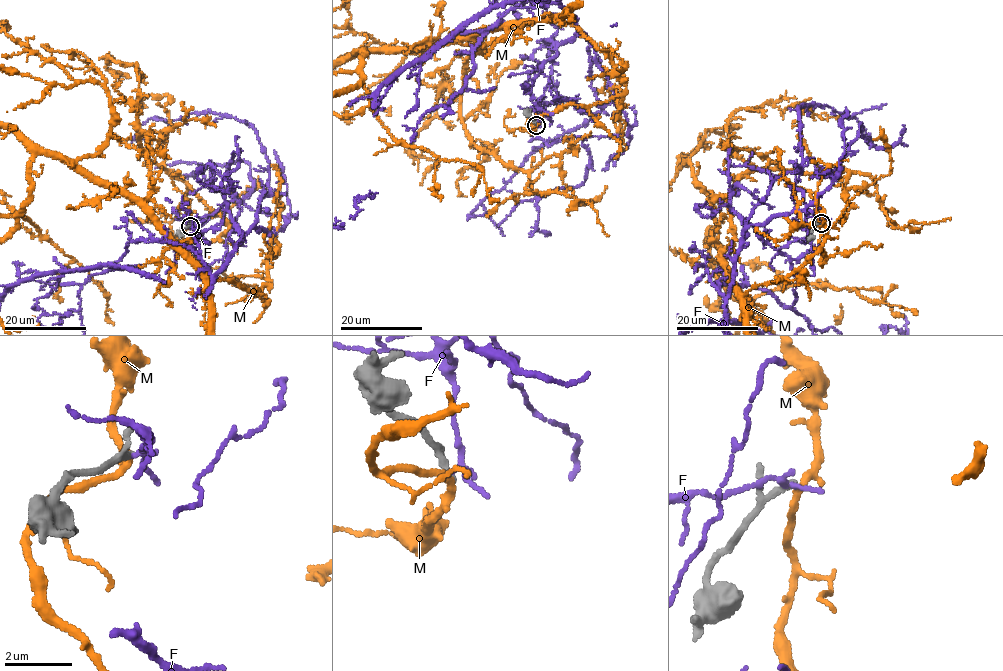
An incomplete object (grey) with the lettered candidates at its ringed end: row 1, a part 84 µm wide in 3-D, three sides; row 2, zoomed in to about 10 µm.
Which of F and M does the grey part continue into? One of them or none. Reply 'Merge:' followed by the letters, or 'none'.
Merge: none

